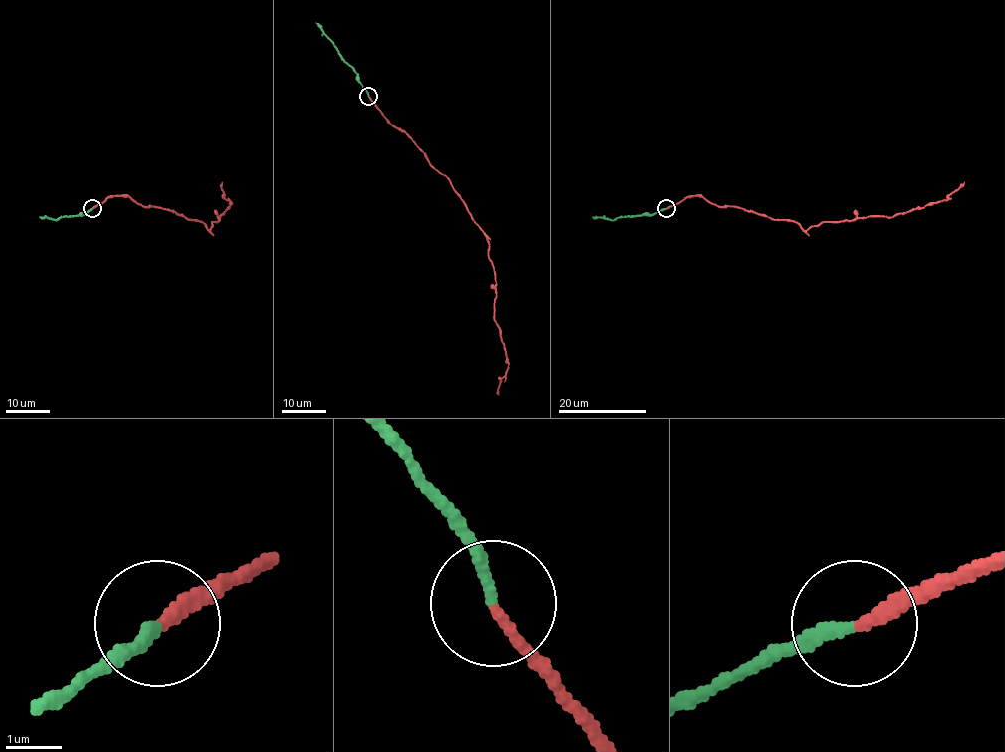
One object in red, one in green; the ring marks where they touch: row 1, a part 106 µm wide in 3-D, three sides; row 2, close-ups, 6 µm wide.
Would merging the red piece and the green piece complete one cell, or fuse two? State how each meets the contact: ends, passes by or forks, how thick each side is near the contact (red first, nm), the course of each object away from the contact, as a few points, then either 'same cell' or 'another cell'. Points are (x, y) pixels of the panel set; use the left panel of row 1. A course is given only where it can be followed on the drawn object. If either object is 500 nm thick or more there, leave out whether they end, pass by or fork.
red ends there; green ends there; 190 nm thick on the red side, 220 nm on the other; red runs (92, 208), (108, 197), (127, 196), (143, 206), (196, 219), (209, 230), (231, 202), (224, 197), (221, 182); green runs (92, 208), (82, 215), (57, 220), (39, 217); another cell

